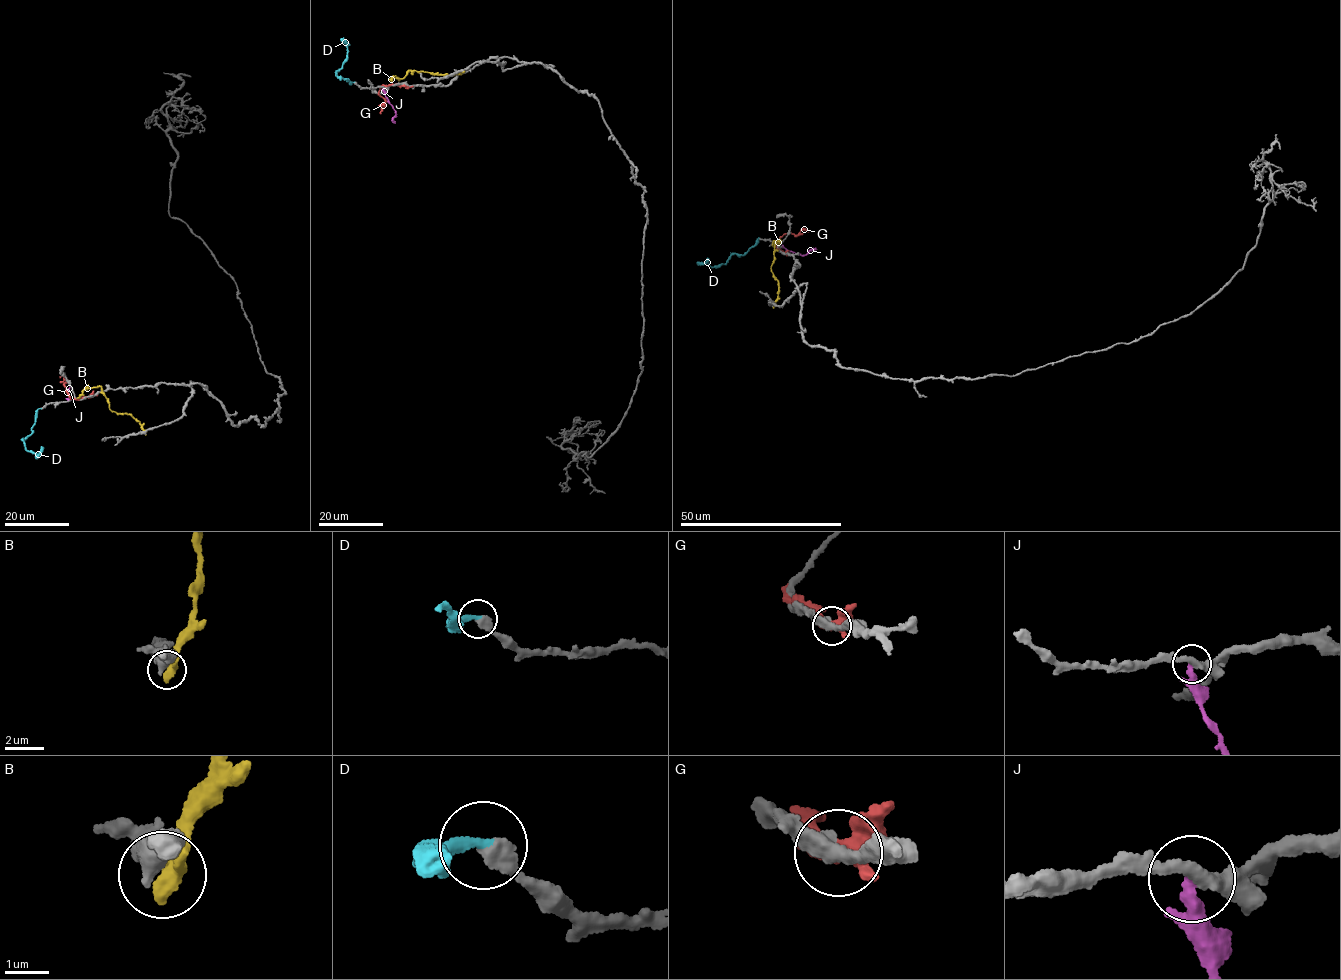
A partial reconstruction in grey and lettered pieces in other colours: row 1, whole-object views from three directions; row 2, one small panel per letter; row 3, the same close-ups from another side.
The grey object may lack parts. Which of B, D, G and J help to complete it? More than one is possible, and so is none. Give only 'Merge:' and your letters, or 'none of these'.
Merge: D

